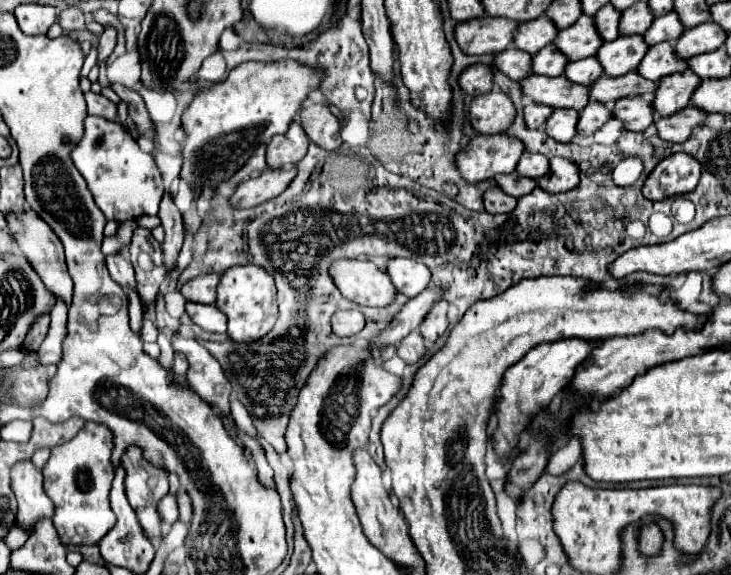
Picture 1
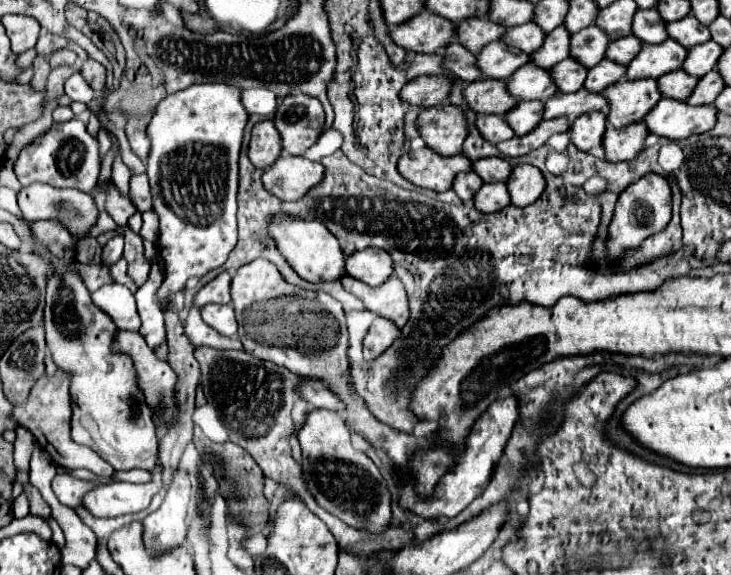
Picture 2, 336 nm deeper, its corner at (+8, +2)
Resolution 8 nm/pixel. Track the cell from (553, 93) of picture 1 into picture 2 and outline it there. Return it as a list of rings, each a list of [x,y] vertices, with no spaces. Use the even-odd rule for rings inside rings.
[[[499,79],[473,81],[465,87],[463,95],[471,109],[475,109],[477,113],[485,113],[485,115],[489,113],[505,115],[519,103],[519,97],[511,95],[507,89],[507,83]]]

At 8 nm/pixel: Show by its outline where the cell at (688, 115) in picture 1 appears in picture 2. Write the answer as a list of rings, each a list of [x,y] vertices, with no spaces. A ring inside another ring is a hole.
[[[643,121],[631,123],[631,125],[621,127],[621,129],[607,127],[605,137],[603,137],[605,159],[607,161],[631,161],[631,159],[635,159],[643,151],[647,137],[649,137],[649,129]]]

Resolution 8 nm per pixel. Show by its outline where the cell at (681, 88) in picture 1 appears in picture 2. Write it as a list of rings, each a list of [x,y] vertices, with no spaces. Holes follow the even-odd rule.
[[[627,79],[619,81],[603,91],[609,99],[609,123],[613,127],[625,127],[641,121],[661,99],[657,79]]]

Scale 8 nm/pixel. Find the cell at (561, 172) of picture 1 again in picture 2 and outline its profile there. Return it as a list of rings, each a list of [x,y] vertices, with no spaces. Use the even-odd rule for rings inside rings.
[[[515,165],[511,177],[507,179],[511,203],[525,207],[539,199],[539,195],[545,189],[545,177],[543,173],[533,165]]]

